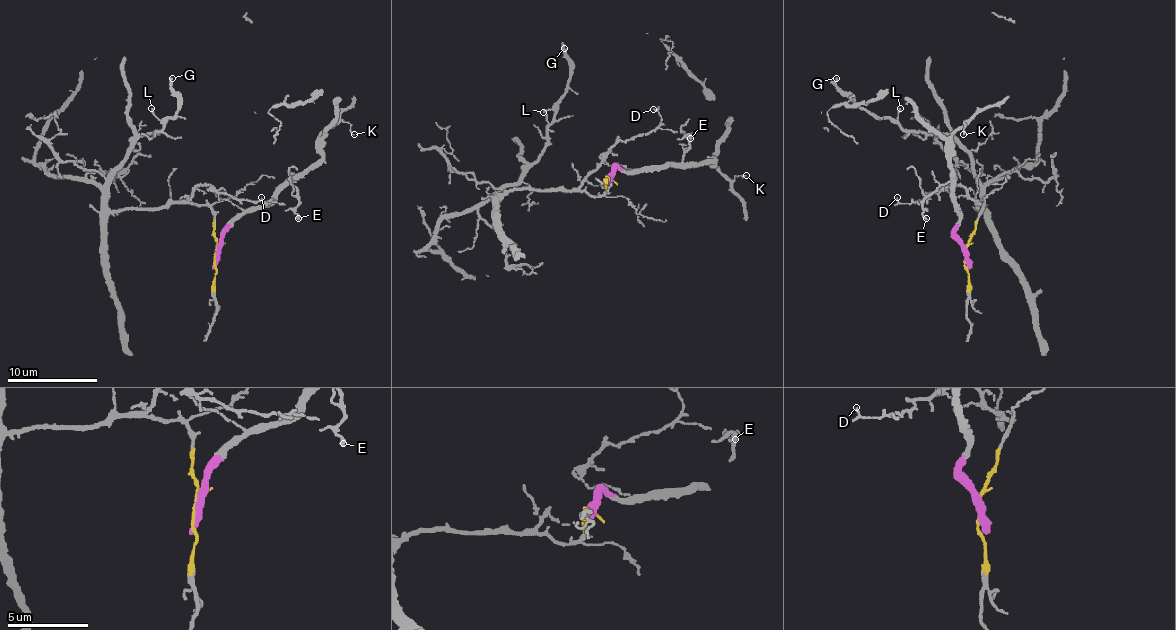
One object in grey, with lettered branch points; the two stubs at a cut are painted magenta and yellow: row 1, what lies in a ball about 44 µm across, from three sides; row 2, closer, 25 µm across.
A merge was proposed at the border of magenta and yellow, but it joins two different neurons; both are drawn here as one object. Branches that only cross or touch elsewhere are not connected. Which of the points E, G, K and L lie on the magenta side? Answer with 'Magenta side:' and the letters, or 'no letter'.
Magenta side: E, K

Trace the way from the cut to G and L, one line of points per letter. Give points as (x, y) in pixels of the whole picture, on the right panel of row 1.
G: (965, 254), (976, 209), (983, 209), (969, 155), (947, 135), (911, 133), (866, 112), (836, 78)
L: (965, 254), (976, 209), (983, 209), (981, 180), (969, 155), (947, 135), (902, 126), (899, 108)

